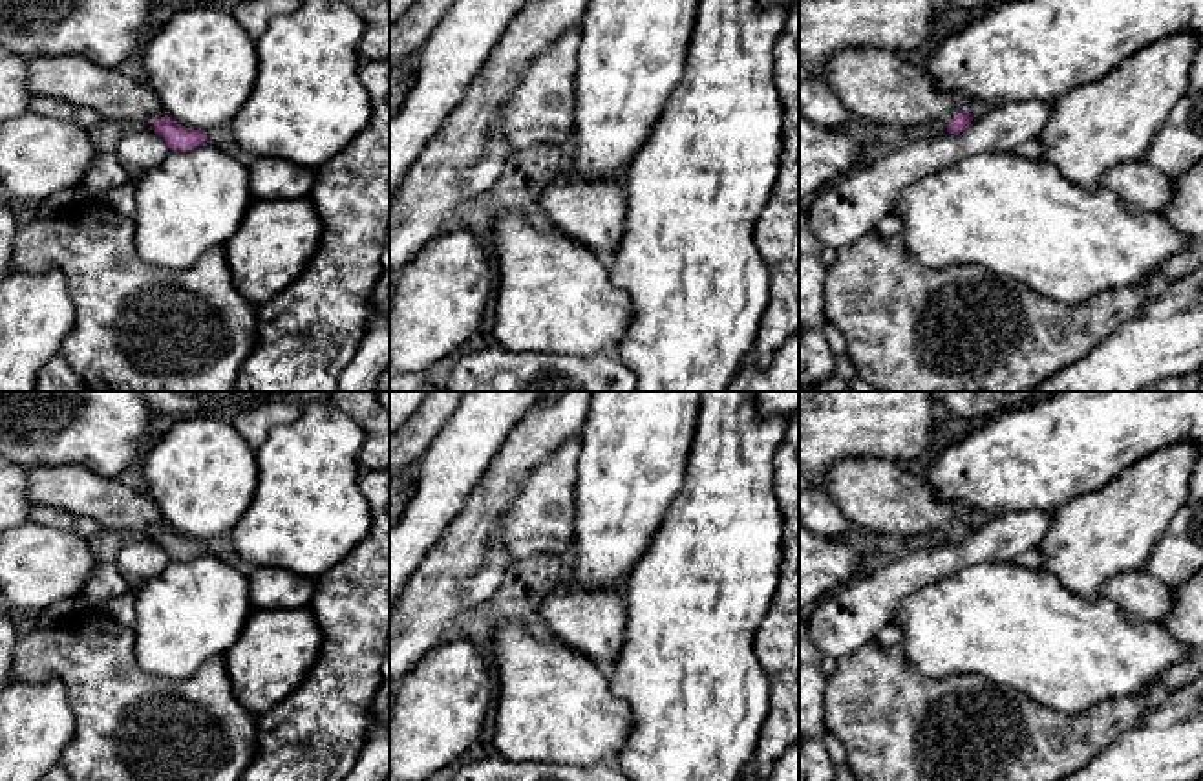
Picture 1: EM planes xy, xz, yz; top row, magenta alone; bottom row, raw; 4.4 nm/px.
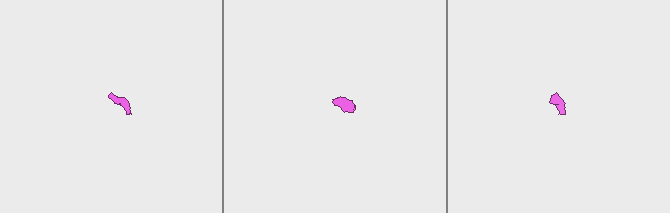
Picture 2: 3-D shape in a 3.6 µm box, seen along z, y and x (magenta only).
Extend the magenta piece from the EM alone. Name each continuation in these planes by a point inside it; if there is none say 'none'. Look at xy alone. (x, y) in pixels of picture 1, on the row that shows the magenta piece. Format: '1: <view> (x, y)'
1: xy (117, 97)

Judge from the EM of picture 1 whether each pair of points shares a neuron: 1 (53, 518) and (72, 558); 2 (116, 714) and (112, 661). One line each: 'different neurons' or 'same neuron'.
1: different neurons
2: same neuron

